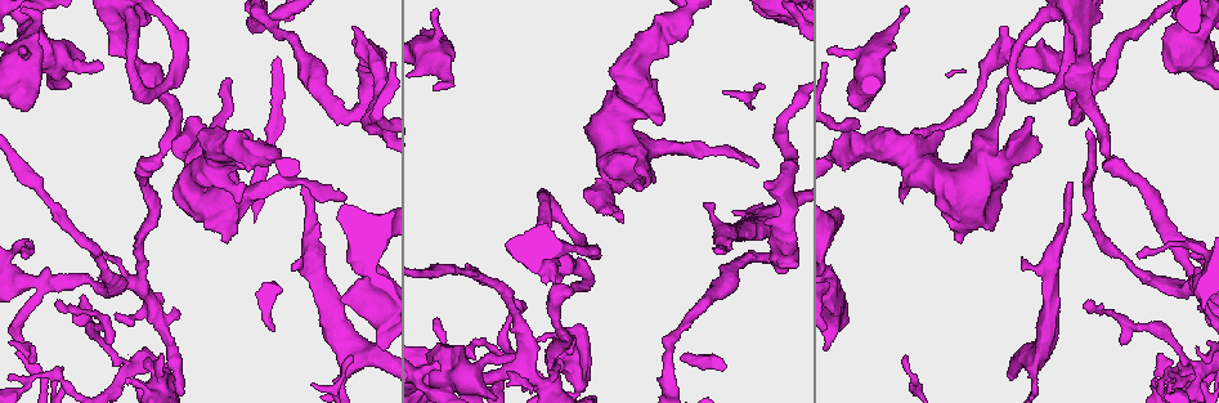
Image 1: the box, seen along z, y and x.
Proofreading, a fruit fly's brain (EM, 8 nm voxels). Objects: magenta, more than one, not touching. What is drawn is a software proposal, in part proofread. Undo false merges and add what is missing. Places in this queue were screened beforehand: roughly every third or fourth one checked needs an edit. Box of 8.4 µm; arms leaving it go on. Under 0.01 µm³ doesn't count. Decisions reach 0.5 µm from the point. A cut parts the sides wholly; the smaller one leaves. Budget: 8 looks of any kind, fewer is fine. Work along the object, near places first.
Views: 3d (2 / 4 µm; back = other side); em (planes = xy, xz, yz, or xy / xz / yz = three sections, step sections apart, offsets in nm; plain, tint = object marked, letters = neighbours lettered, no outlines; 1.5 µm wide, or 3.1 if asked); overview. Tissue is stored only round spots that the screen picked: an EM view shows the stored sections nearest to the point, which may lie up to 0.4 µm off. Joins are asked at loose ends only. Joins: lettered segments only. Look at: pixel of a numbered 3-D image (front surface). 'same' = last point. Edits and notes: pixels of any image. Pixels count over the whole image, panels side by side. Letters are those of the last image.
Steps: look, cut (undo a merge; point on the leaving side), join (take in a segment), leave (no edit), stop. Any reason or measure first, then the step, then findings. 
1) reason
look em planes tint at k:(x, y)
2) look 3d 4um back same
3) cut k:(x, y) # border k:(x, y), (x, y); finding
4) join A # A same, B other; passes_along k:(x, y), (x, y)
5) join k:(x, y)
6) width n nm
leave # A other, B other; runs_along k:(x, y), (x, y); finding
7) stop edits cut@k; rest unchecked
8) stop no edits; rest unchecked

tapers out
look em planes letters at 1:(757, 167)

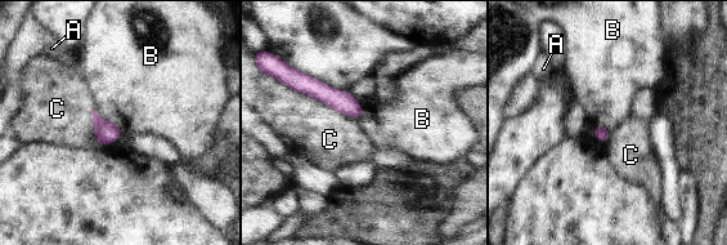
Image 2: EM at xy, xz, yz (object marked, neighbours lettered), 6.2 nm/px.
leave # A other, B other, C other; border 2:(285, 84), (353, 119); none of them fits

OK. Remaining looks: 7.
calibre changes
look 3d 2um at 1:(311, 228)

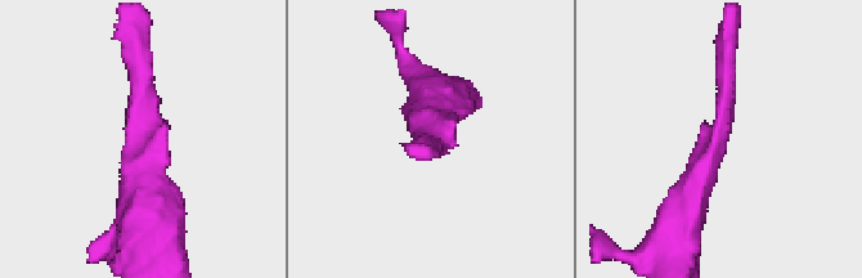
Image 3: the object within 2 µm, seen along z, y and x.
look em planes letters at 3:(145, 143)

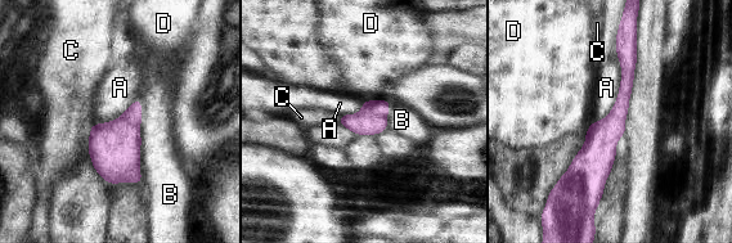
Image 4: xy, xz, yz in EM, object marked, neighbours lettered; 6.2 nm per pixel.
leave # A other, B other, C other, D other; border 4:(616, 54), (618, 98), (592, 122); one neuron here

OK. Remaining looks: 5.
sharp bend
look 3d 4um at 1:(348, 113)

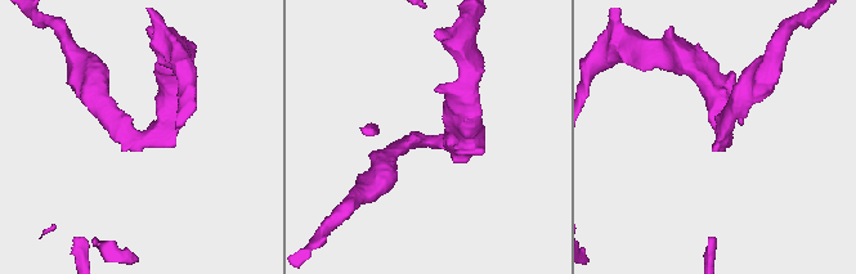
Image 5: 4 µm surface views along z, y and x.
shape alone is not enough
look em xz step 8 letters at 5:(722, 138)

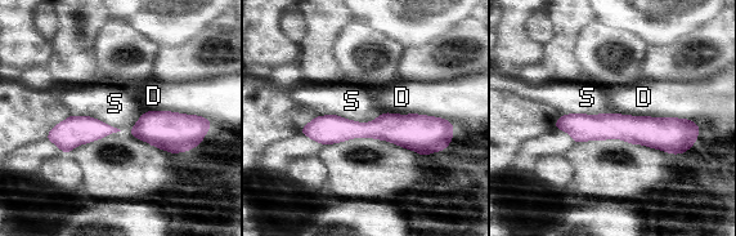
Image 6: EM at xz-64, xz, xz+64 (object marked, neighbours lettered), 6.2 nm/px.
leave # D other, S other; border 6:(382, 112), (368, 121), (317, 116); continuous, no second neuron

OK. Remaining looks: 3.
stop no edits; rest unchecked

